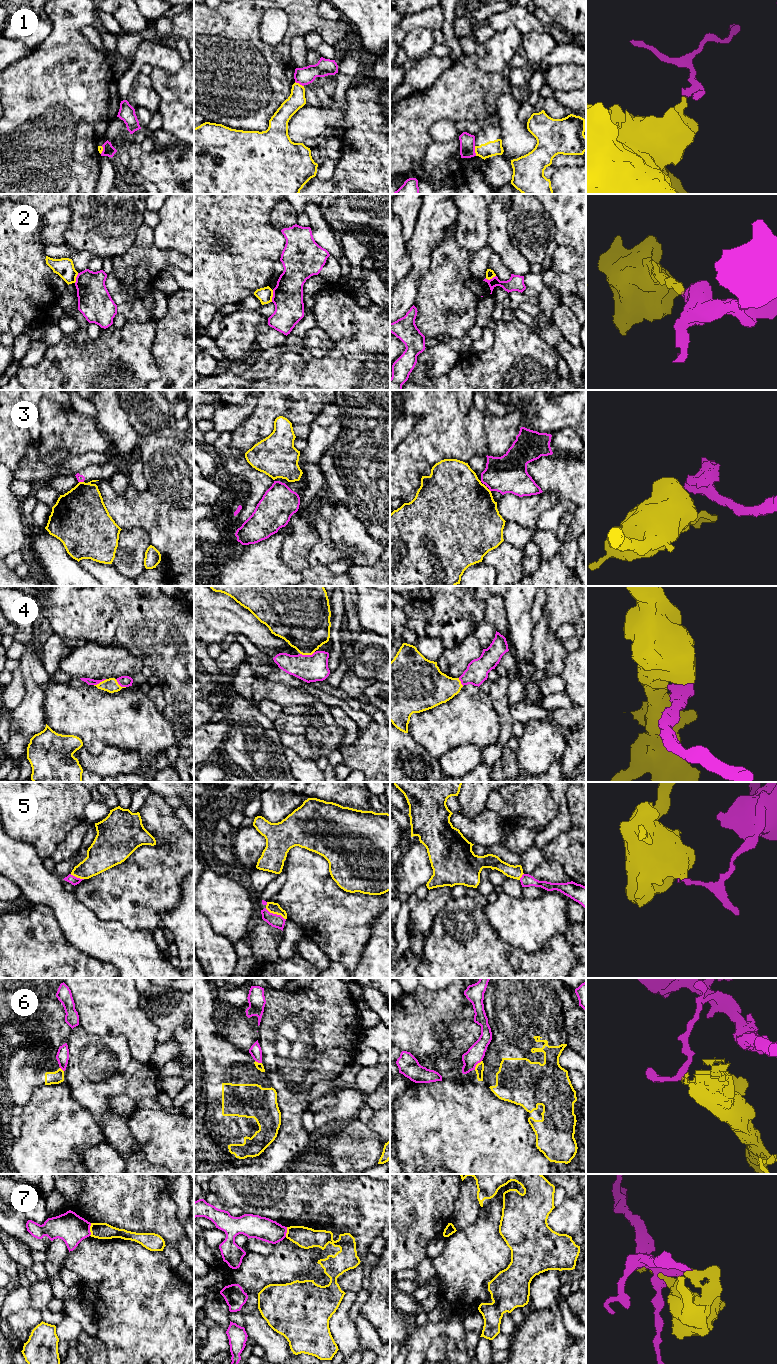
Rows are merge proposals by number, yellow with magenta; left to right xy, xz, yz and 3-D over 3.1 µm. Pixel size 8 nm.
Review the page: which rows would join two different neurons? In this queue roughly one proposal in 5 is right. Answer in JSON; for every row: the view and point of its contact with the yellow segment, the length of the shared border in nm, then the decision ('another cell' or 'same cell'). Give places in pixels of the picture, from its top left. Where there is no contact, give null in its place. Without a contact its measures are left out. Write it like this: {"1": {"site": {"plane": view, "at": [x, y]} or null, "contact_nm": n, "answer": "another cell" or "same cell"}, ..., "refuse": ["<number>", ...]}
{"1": {"site": {"plane": "yz", "at": [475, 151]}, "contact_nm": 80, "answer": "another cell"}, "2": {"site": {"plane": "xz", "at": [272, 296]}, "contact_nm": 100, "answer": "another cell"}, "3": {"site": {"plane": "yz", "at": [489, 490]}, "contact_nm": 30, "answer": "another cell"}, "4": {"site": {"plane": "xz", "at": [307, 654]}, "contact_nm": 120, "answer": "same cell"}, "5": {"site": {"plane": "xz", "at": [275, 913]}, "contact_nm": 190, "answer": "another cell"}, "6": {"site": {"plane": "yz", "at": [476, 1065]}, "contact_nm": 100, "answer": "another cell"}, "7": {"site": {"plane": "xy", "at": [90, 1229]}, "contact_nm": 110, "answer": "another cell"}, "refuse": ["1", "2", "3", "5", "6", "7"]}

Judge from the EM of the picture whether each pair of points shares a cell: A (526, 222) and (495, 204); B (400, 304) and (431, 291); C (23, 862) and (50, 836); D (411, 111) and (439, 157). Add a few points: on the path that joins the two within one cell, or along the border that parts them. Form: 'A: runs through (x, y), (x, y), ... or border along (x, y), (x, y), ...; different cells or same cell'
A: border along (511, 204), (508, 209), (508, 235); different cells
B: border along (423, 276), (418, 285), (417, 296), (413, 304); different cells
C: border along (15, 839), (30, 843), (42, 859); different cells
D: border along (433, 141), (426, 150), (422, 166); different cells

